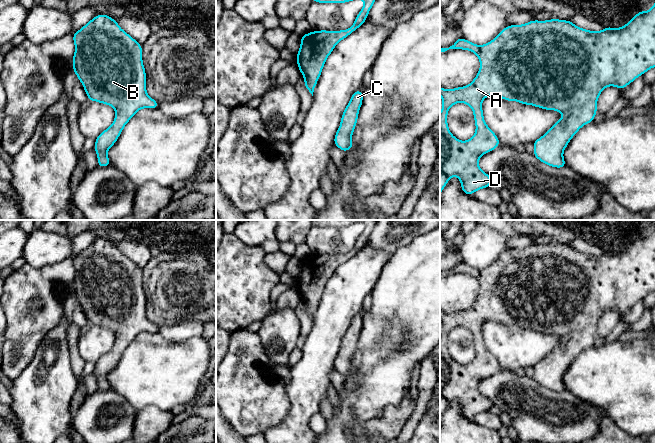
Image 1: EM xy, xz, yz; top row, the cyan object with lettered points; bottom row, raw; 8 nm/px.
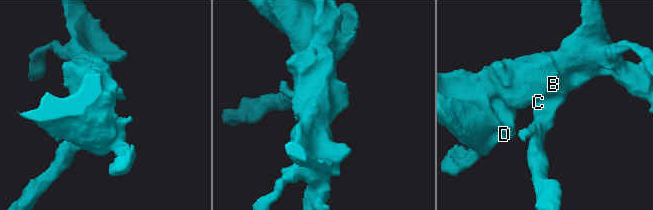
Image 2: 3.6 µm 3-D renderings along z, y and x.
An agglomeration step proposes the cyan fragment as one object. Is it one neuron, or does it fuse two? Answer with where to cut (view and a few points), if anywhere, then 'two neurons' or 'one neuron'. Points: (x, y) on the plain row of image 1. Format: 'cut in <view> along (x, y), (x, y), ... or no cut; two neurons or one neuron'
no cut; one neuron

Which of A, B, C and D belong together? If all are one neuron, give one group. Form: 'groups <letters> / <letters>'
groups A B C D

